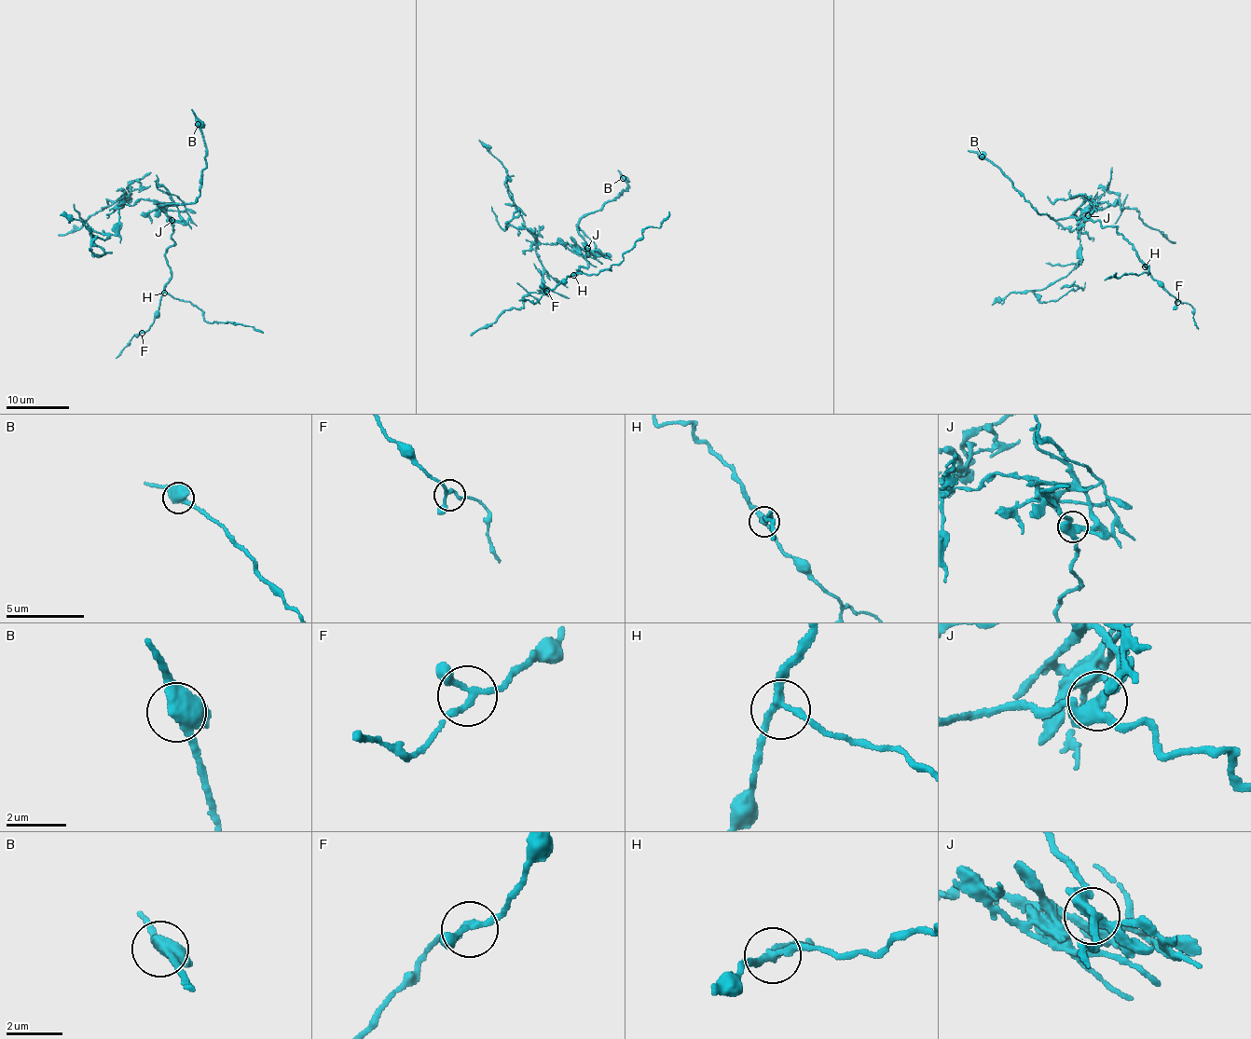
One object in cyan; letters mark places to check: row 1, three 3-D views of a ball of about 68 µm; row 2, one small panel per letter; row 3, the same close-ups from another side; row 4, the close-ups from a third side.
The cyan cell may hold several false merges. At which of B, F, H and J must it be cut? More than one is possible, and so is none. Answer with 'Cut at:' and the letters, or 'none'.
Cut at: J

